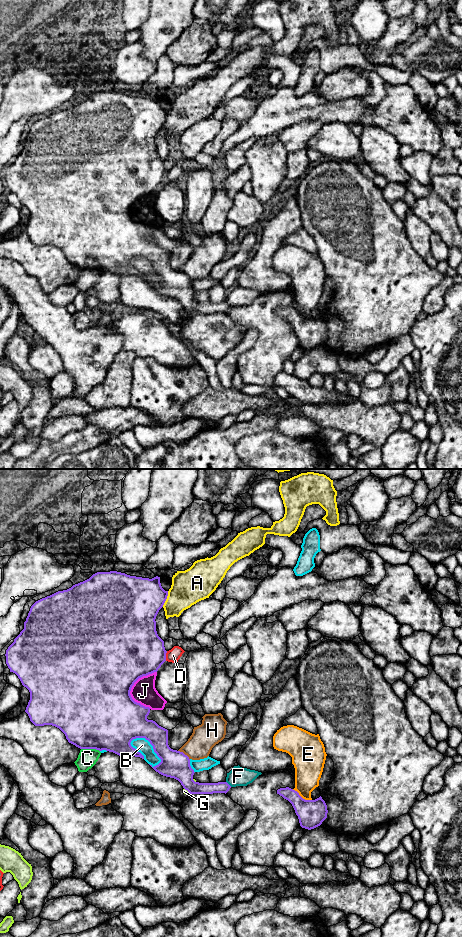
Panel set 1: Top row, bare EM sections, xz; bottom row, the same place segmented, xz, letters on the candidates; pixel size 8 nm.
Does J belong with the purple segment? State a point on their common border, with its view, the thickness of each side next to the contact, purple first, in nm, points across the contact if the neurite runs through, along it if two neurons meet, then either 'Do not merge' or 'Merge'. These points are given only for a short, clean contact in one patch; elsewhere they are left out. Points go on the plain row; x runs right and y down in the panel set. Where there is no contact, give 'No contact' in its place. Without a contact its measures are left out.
Touches purple at xz (131, 207). Thickness 500 nm (purple) against 200 nm. Do not merge

